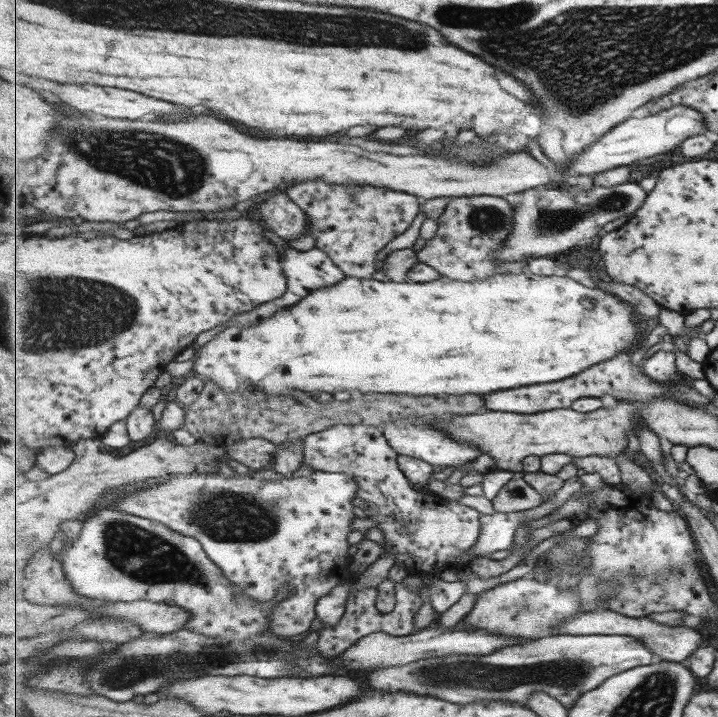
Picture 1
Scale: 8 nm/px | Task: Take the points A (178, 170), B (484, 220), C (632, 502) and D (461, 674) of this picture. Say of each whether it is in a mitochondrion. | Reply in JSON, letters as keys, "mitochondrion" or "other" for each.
{"A":"mitochondrion","B":"mitochondrion","C":"other","D":"mitochondrion"}

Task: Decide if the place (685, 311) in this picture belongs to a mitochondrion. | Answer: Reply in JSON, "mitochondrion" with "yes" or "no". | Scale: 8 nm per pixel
{"mitochondrion":"no"}

